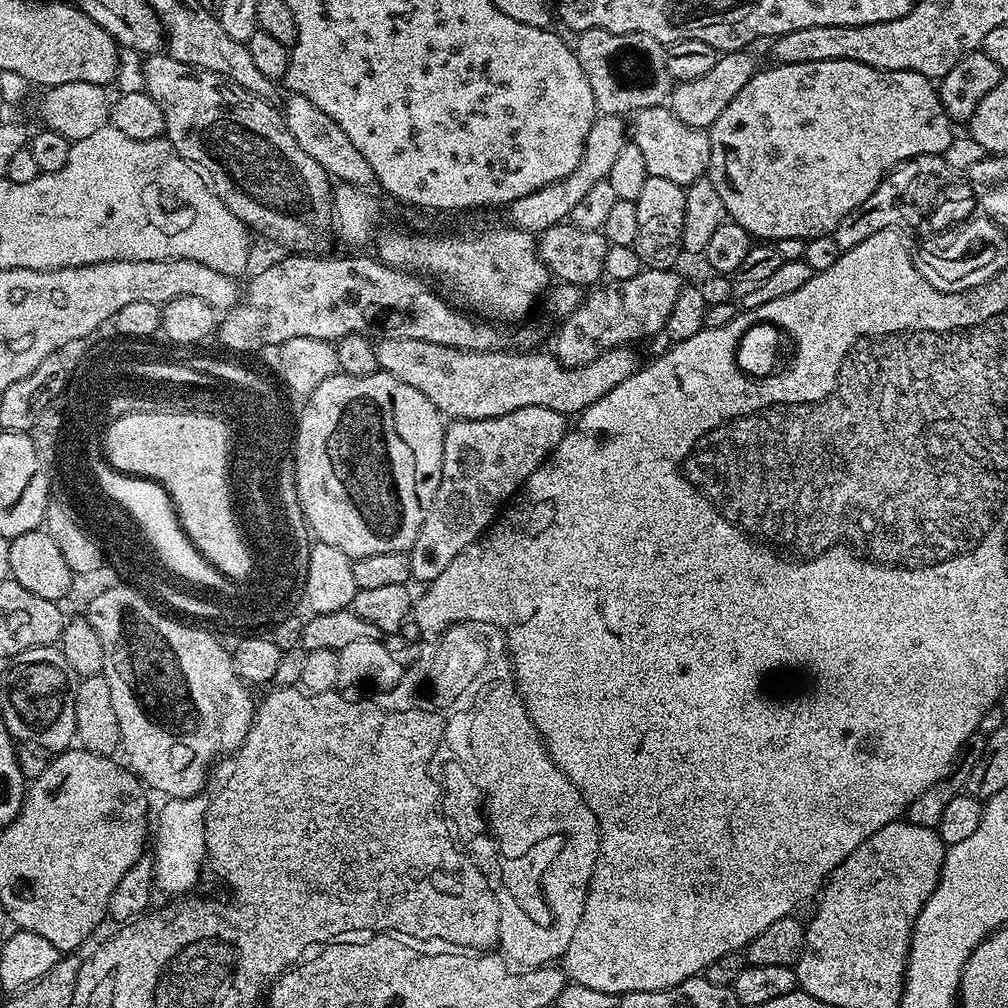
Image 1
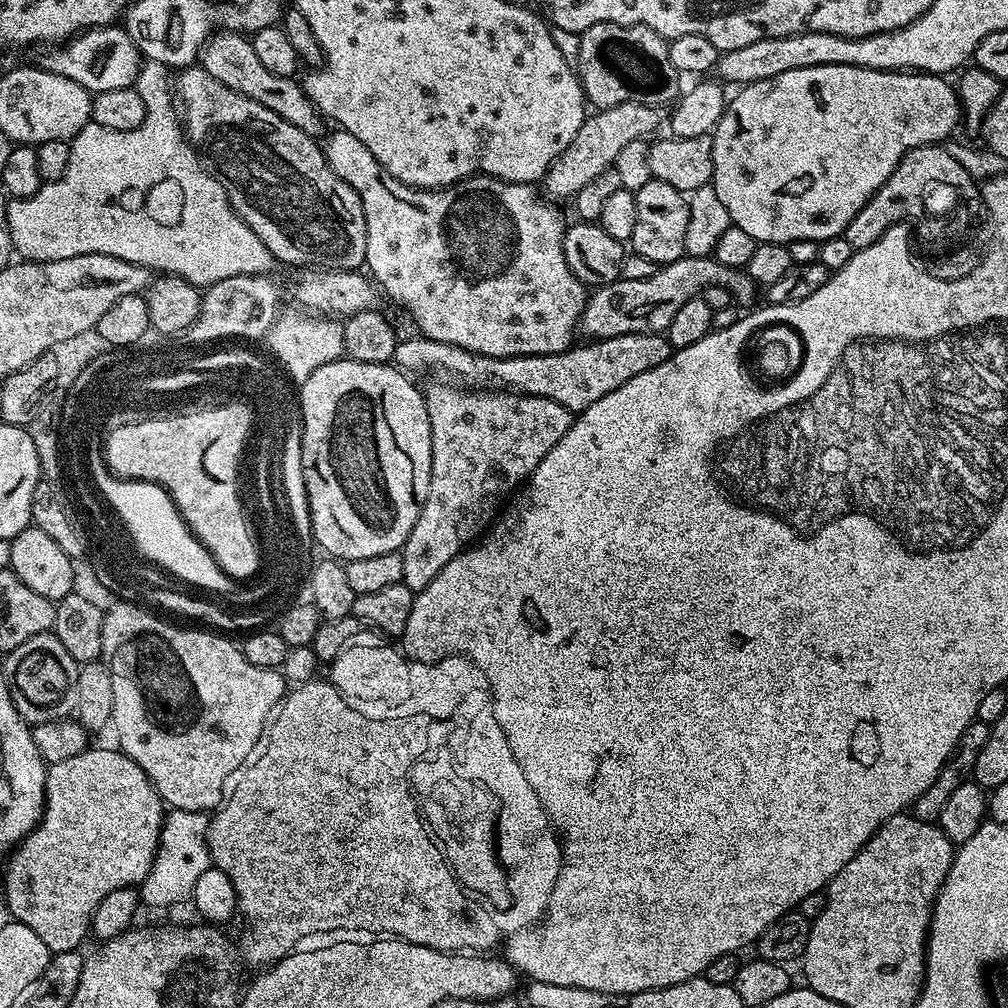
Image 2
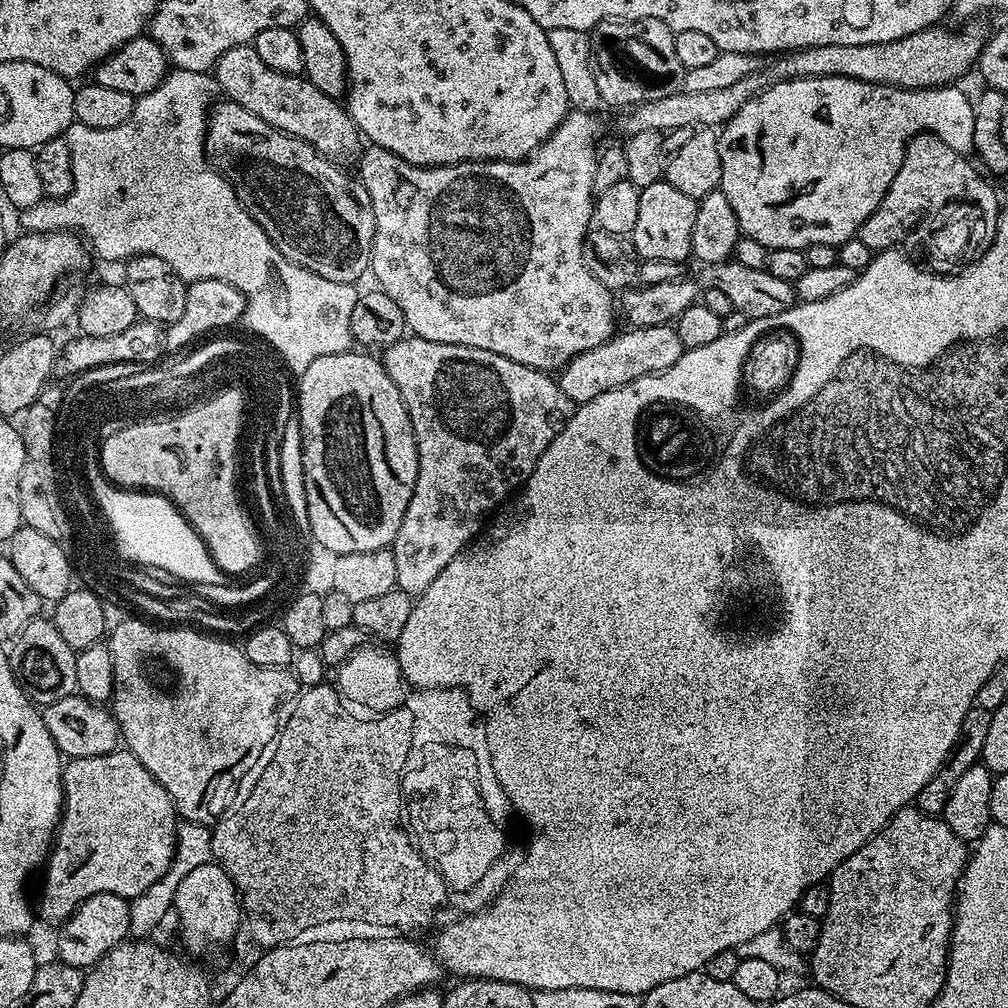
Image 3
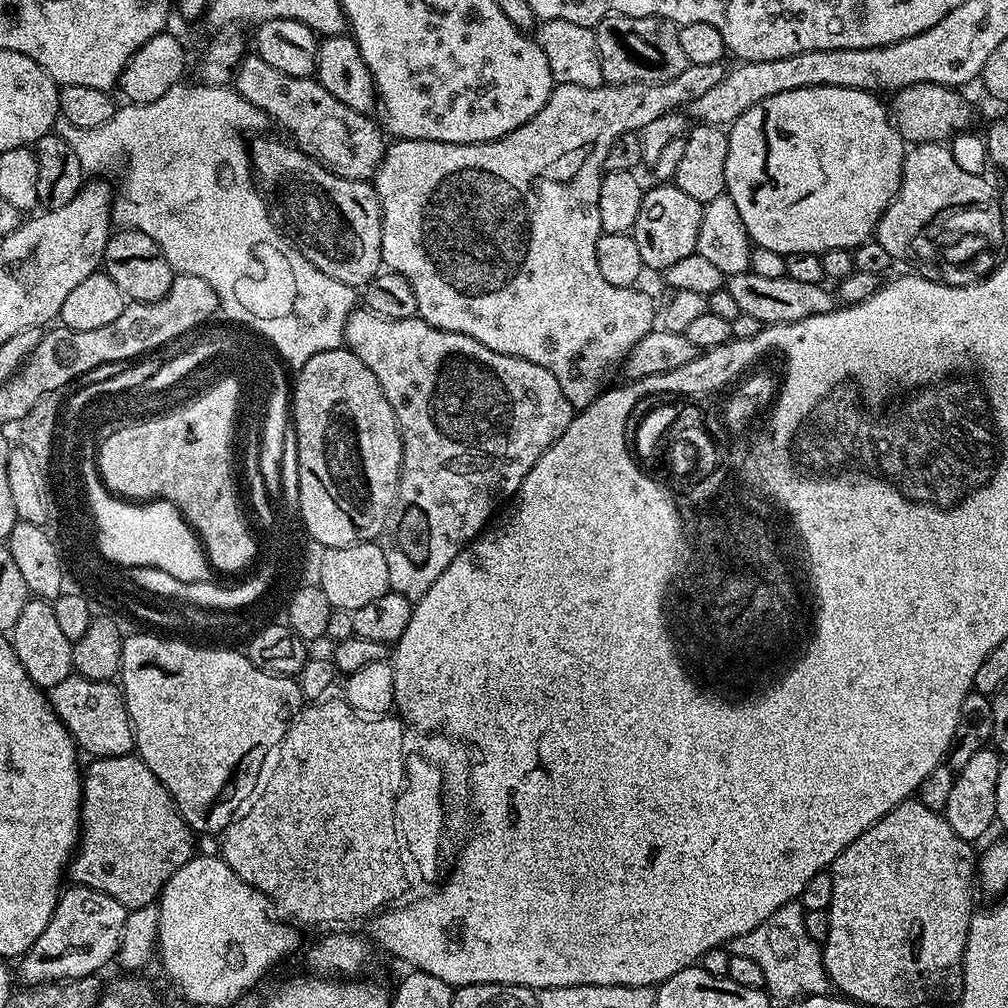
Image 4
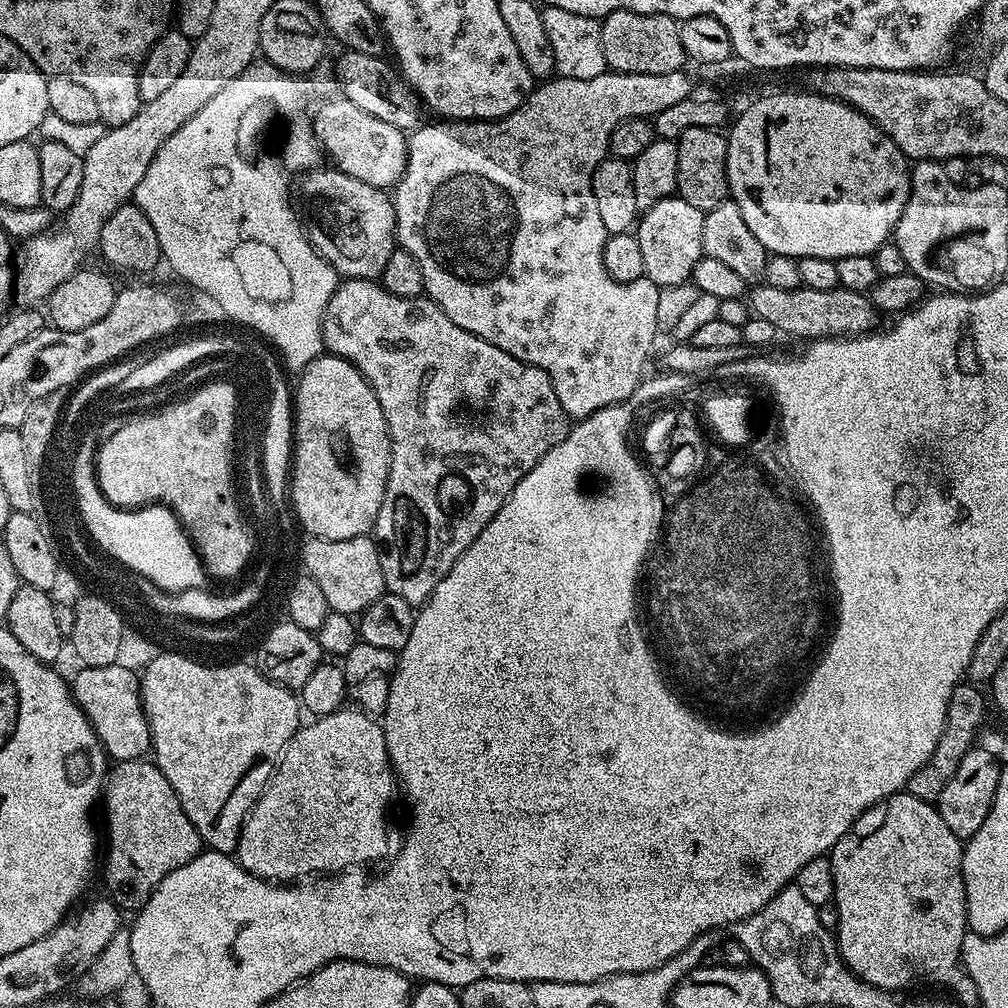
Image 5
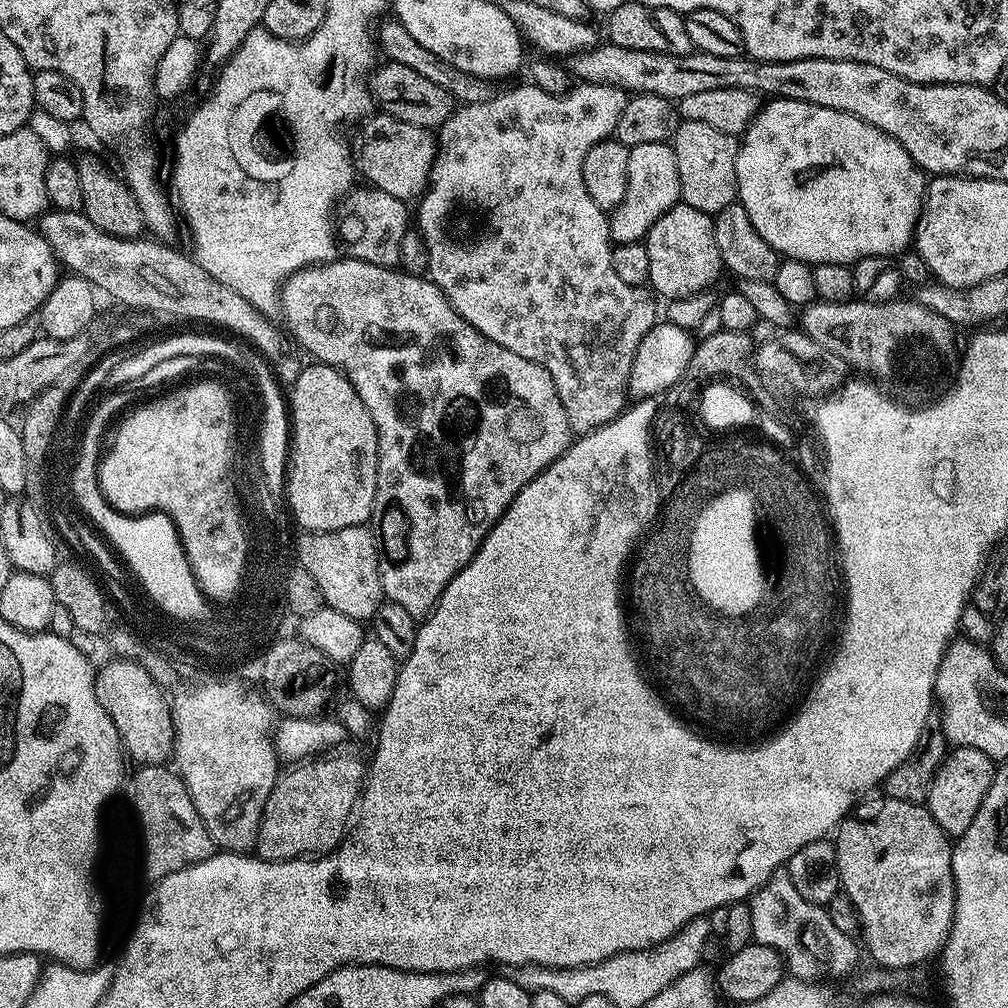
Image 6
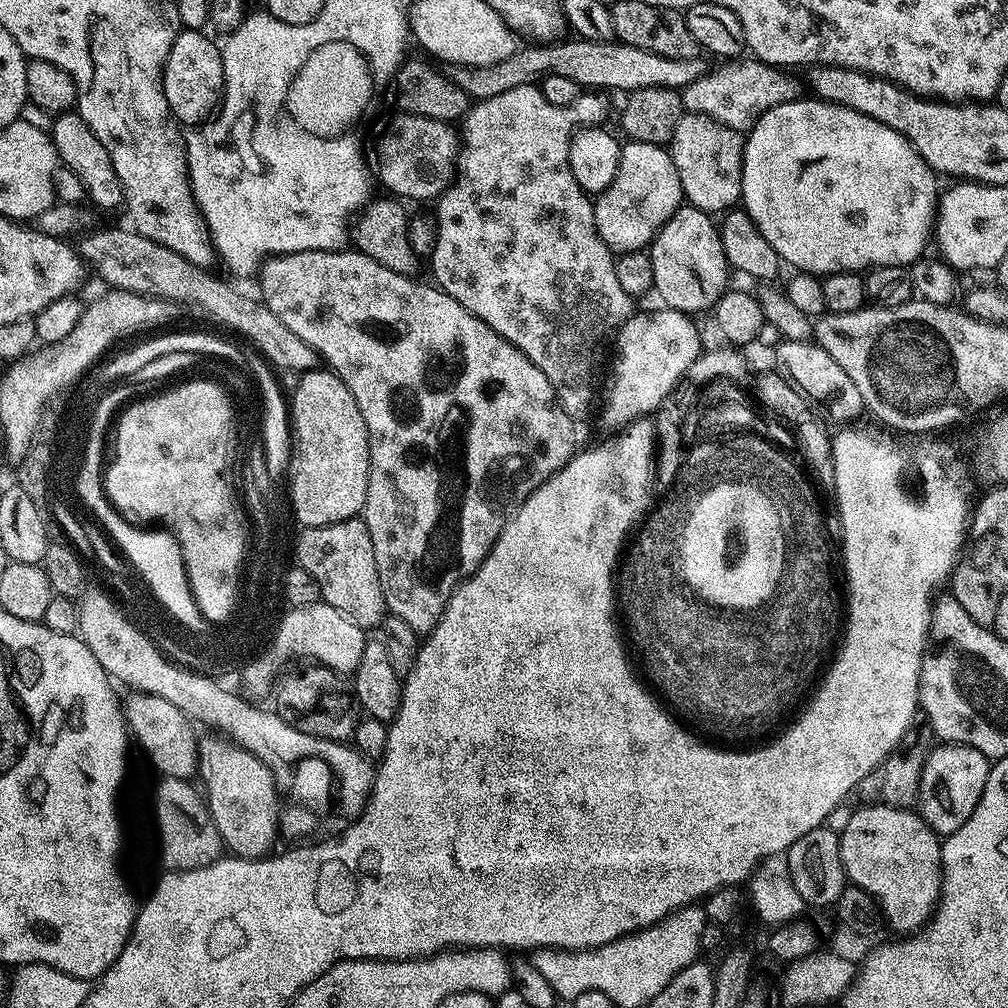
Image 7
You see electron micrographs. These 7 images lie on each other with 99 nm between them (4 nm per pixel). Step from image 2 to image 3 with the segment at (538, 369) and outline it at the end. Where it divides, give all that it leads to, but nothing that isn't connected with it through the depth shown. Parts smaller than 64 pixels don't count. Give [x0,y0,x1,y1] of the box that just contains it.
[558,323,686,405]

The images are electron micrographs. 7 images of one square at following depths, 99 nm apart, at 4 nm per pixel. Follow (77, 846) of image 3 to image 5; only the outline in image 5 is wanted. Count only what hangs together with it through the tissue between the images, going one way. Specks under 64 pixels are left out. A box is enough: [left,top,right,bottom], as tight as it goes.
[102,759,202,909]

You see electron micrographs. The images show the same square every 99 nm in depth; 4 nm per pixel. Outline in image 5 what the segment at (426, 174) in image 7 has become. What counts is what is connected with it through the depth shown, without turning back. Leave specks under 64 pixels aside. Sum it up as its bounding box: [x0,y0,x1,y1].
[312,98,408,190]

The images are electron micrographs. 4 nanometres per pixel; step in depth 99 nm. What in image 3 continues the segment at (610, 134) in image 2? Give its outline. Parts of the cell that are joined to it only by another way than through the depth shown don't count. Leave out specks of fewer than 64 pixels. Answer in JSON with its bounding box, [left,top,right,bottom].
[620,22,986,136]

